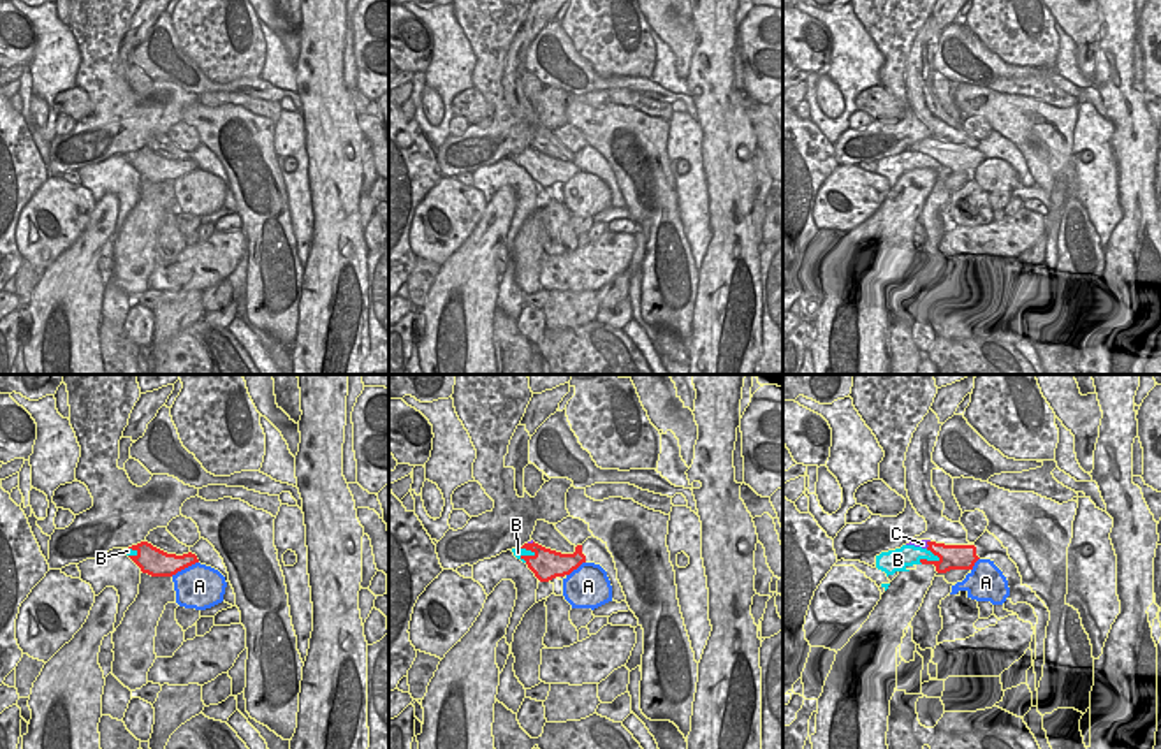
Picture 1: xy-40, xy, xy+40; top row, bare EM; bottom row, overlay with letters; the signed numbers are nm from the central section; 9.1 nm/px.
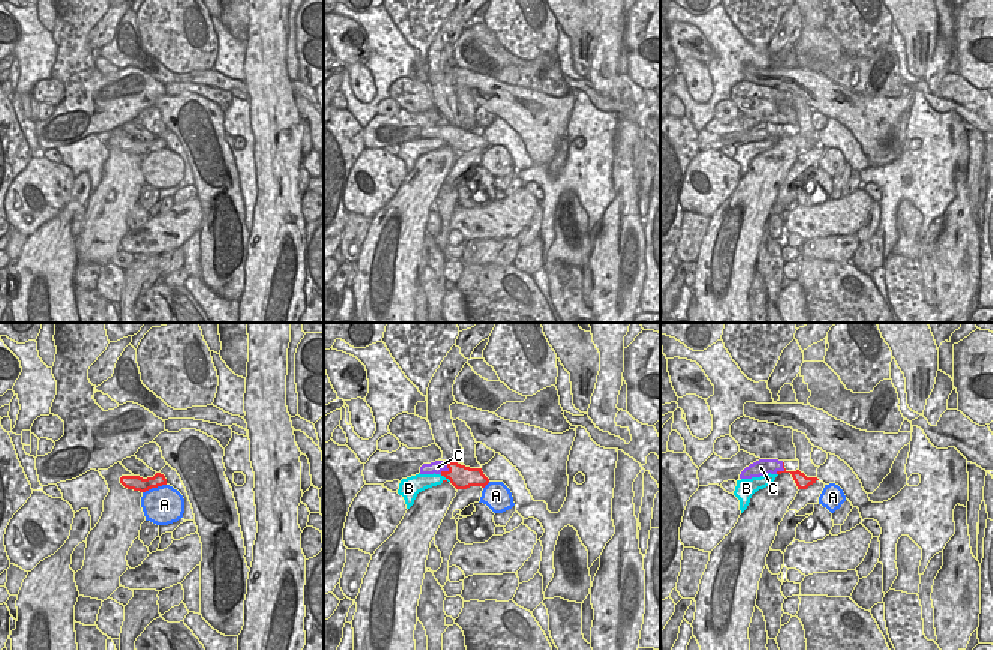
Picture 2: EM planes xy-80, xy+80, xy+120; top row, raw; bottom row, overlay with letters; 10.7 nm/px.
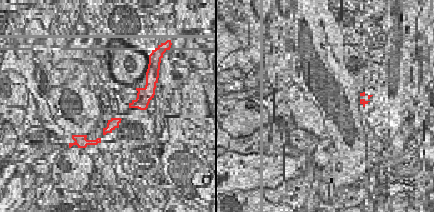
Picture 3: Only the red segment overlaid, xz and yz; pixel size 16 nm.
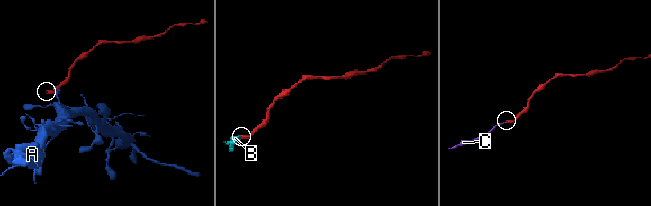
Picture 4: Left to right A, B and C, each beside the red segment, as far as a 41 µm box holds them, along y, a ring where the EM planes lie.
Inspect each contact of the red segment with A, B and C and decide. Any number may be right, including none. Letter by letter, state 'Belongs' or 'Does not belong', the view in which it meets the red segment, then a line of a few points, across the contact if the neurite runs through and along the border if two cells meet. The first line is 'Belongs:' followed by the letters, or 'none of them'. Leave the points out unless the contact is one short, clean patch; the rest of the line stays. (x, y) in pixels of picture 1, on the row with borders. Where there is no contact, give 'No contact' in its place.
Belongs: C
A: Does not belong. Touches red in xy-40
B: Does not belong. Touches red in xy+40
C: Belongs. Touches red in xy+40

